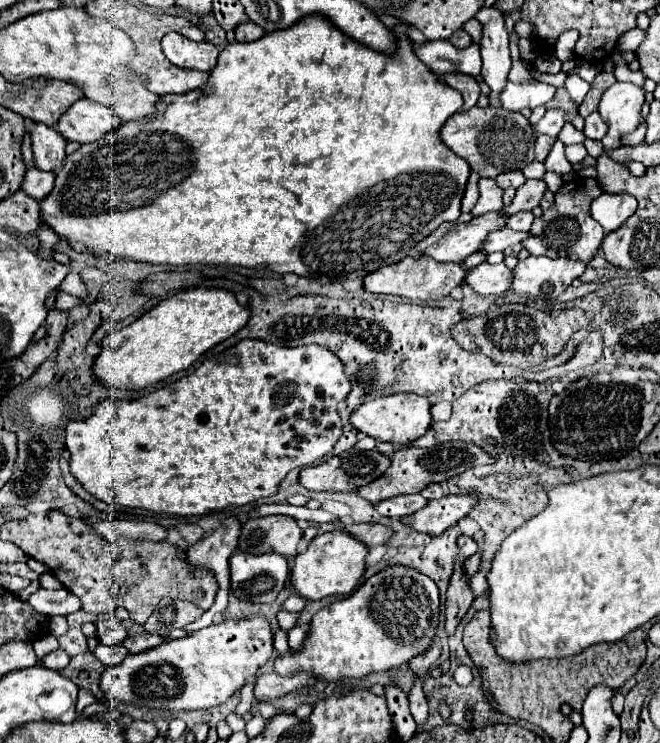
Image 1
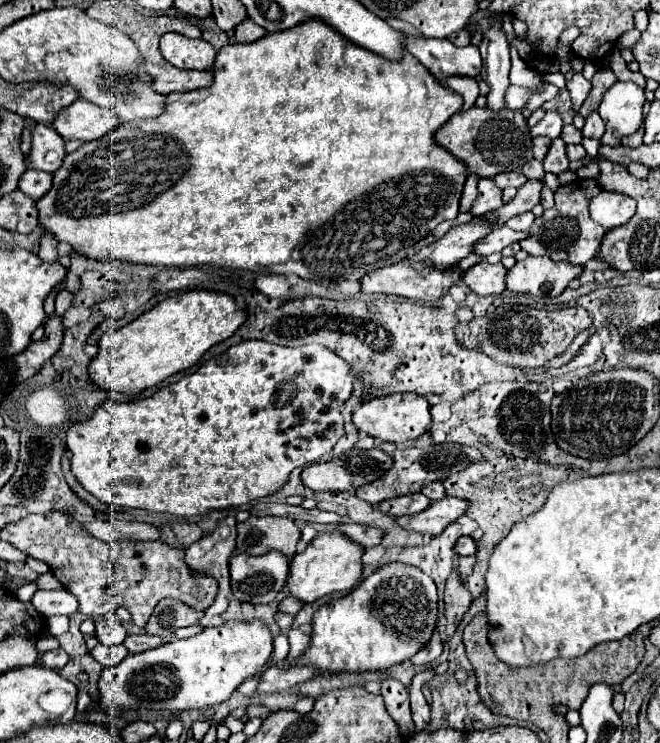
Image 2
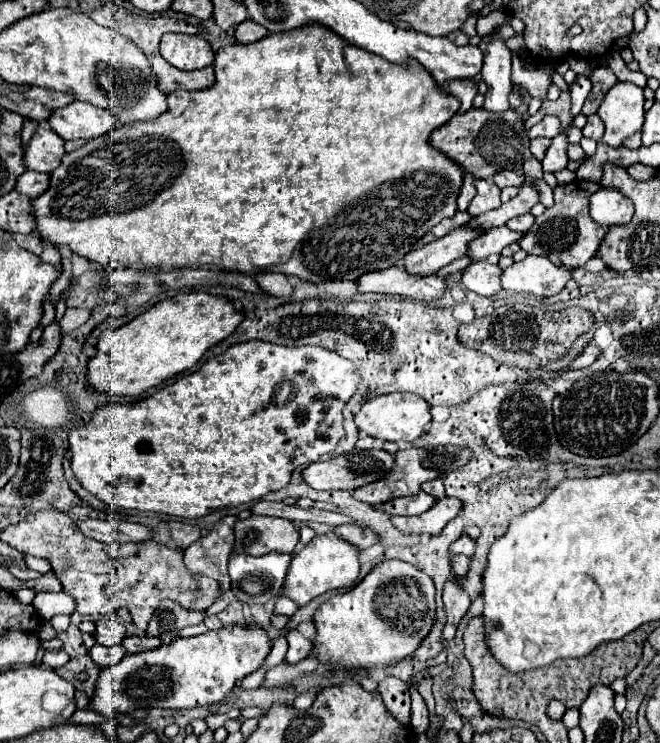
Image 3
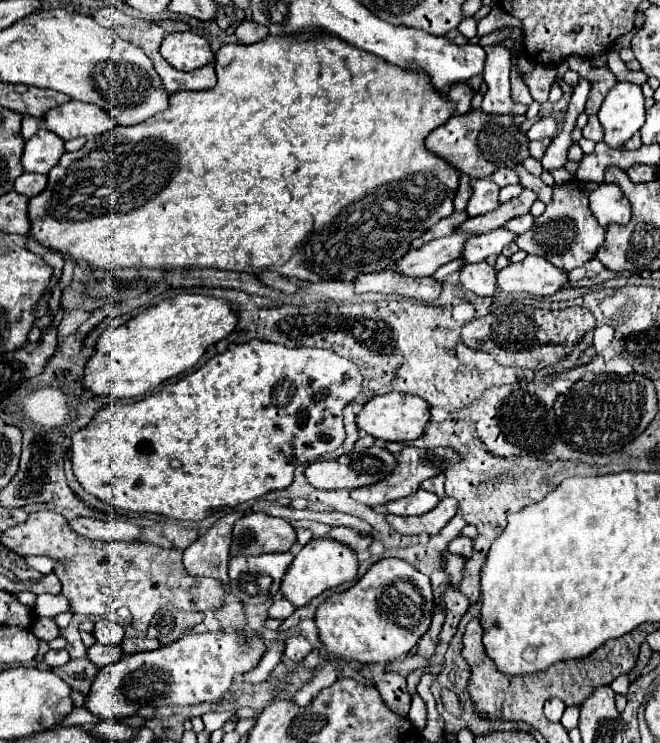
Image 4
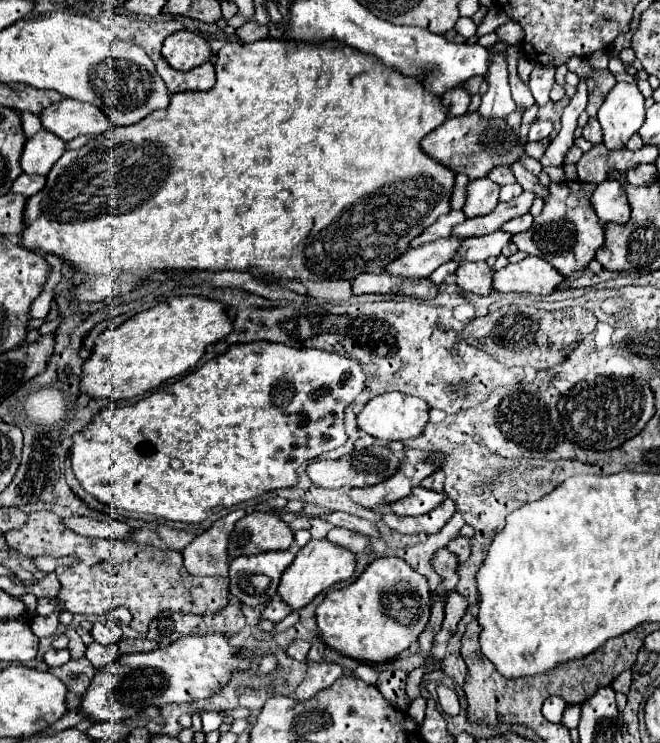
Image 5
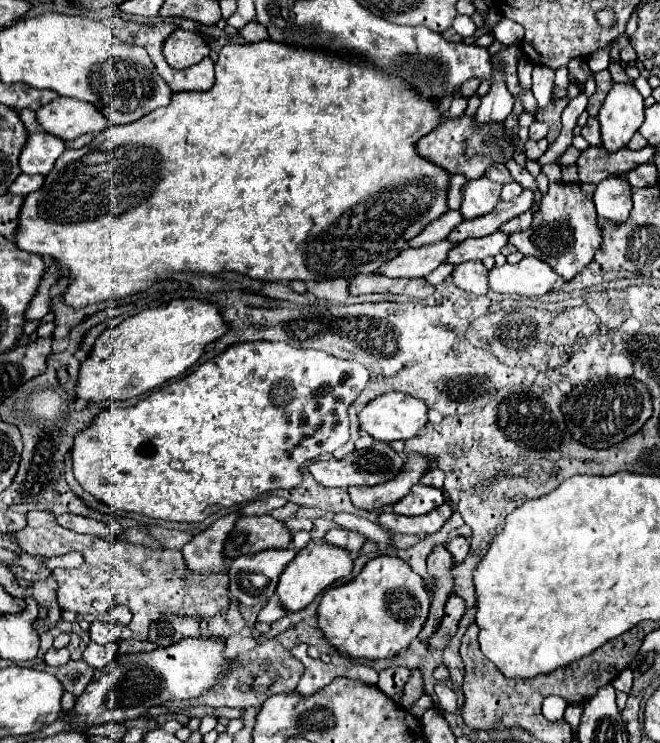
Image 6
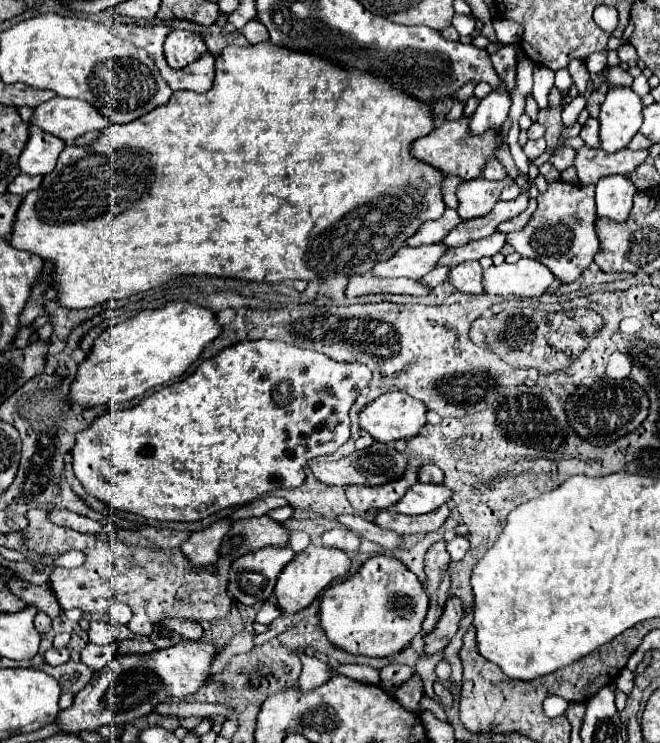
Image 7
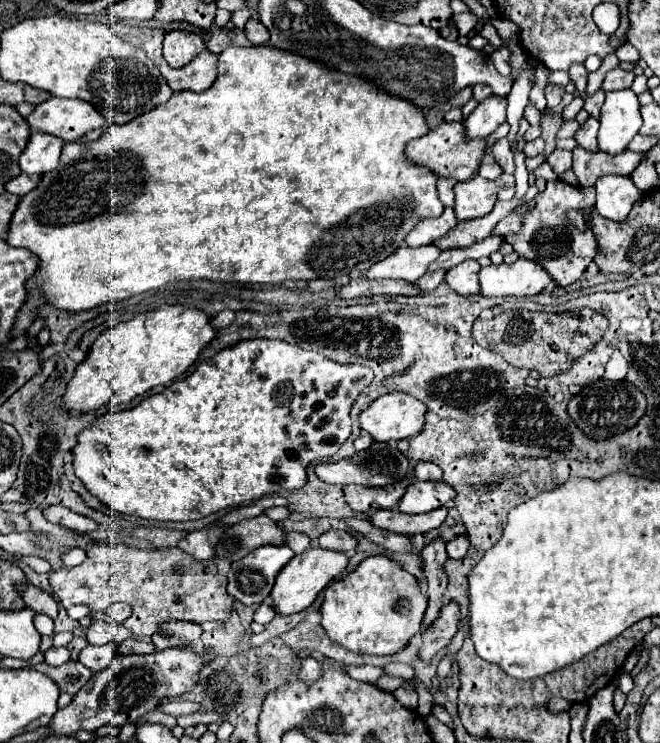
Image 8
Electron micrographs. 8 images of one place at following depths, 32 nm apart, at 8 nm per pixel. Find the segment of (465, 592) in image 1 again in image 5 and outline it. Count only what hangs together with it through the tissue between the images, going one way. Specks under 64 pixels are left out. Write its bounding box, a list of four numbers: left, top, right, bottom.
[434,592,468,646]

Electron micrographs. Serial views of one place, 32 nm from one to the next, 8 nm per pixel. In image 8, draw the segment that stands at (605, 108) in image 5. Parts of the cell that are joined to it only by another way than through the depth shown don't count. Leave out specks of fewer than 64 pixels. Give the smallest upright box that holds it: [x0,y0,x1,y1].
[598,90,642,154]

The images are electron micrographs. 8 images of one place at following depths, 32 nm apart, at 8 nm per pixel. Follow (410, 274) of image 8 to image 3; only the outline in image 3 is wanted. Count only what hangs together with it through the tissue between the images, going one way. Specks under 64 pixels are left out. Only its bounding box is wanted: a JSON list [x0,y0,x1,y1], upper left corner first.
[404,228,482,276]

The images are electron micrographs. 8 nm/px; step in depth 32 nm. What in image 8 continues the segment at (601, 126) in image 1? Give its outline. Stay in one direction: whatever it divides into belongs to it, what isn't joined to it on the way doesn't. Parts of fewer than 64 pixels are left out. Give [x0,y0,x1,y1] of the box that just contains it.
[574,118,598,152]

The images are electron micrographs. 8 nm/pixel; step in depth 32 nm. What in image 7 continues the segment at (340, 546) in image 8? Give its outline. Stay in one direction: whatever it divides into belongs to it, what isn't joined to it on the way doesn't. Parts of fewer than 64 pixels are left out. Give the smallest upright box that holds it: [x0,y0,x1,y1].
[320,528,360,554]

